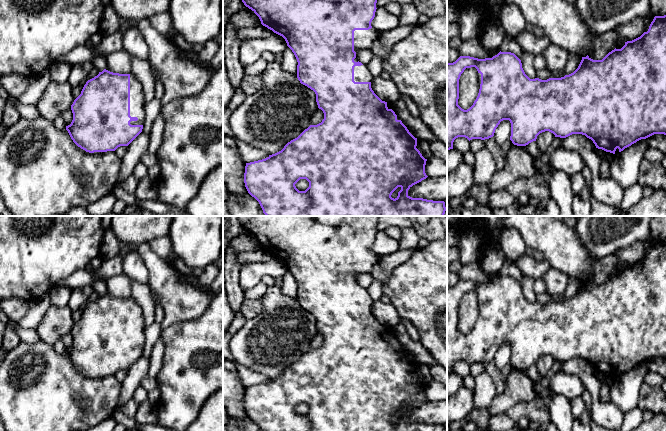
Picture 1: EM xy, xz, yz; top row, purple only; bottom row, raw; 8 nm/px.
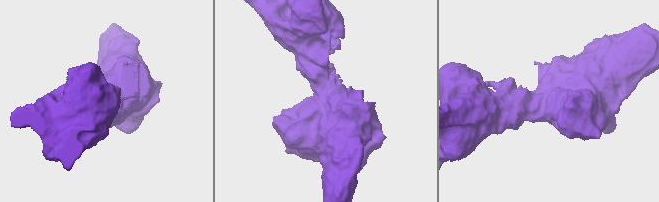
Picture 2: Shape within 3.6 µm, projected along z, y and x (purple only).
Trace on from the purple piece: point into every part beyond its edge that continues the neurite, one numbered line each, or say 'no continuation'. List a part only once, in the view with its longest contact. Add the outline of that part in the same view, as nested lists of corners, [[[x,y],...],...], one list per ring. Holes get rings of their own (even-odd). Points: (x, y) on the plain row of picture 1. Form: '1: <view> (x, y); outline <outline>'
1: xy (137, 329); outline [[[130,297],[130,340],[137,341],[137,345],[131,345],[131,349],[143,349],[145,342],[144,317],[141,306]]]

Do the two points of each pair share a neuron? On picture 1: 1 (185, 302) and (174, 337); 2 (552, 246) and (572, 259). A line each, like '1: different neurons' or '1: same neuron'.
1: different neurons
2: same neuron

